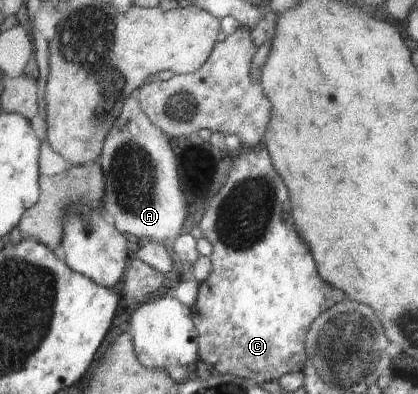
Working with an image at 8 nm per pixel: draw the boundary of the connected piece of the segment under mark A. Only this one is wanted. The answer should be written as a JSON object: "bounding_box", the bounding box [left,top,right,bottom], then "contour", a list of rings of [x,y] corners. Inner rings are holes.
{"bounding_box":[99,95,190,249],"contour":[[[132,95],[126,99],[122,111],[104,140],[99,157],[104,176],[102,207],[116,229],[127,237],[148,237],[170,249],[190,225],[186,219],[186,199],[178,185],[176,161],[170,138],[152,125],[137,100]]]}

